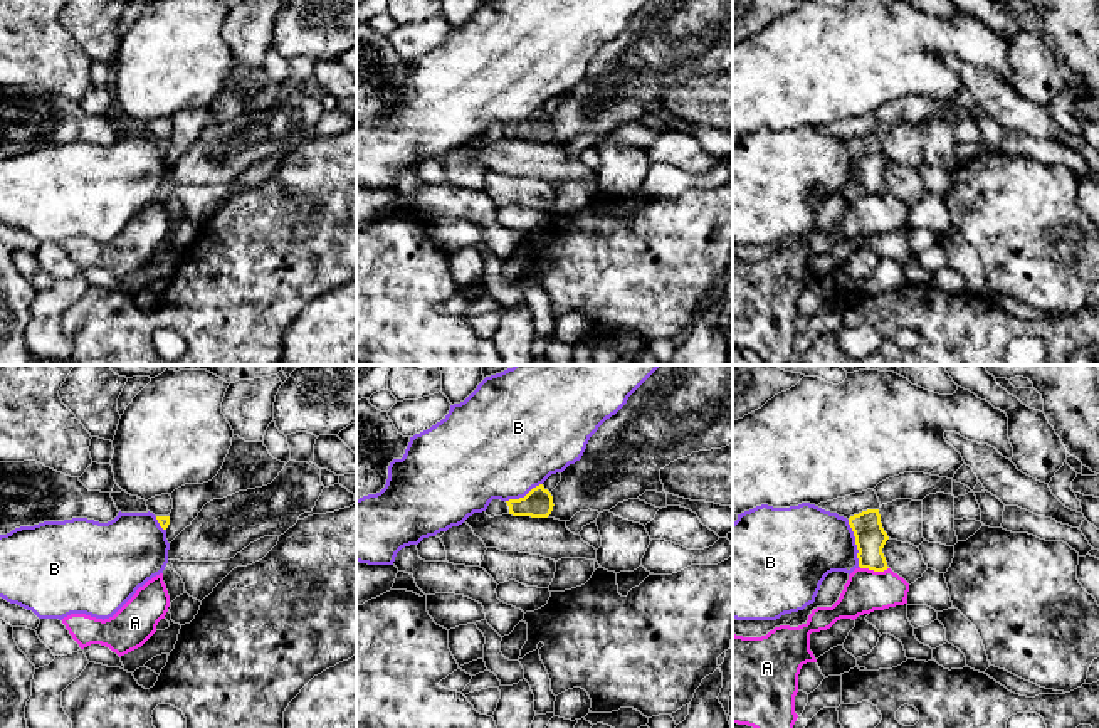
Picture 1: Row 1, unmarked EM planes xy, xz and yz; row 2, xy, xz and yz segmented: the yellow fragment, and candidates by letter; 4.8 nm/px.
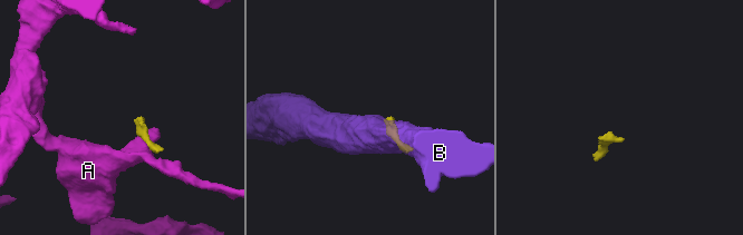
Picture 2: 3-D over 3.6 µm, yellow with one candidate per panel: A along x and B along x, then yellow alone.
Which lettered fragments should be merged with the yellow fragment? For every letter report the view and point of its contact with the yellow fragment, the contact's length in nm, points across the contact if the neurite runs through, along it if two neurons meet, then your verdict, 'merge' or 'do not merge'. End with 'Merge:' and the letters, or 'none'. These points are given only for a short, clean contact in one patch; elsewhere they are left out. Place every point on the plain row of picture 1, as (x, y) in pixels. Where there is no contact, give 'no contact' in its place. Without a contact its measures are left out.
A: meets yellow in yz at (874, 194); contact 140 nm long; border along yz (859, 189), (869, 194), (888, 192); do not merge
B: meets yellow in yz at (856, 167); contact 240 nm long; border along yz (847, 143), (859, 189); do not merge
Merge: none

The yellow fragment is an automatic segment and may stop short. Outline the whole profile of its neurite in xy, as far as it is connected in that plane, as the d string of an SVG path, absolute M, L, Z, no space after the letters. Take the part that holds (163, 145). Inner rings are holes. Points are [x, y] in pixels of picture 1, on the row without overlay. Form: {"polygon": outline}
{"polygon": "M239 59L232 61L232 69L218 98L203 108L185 108L170 119L173 133L168 140L156 140L171 166L203 129L213 123L223 123L239 114L255 113L271 108L286 86L274 82L264 66L245 66Z"}

